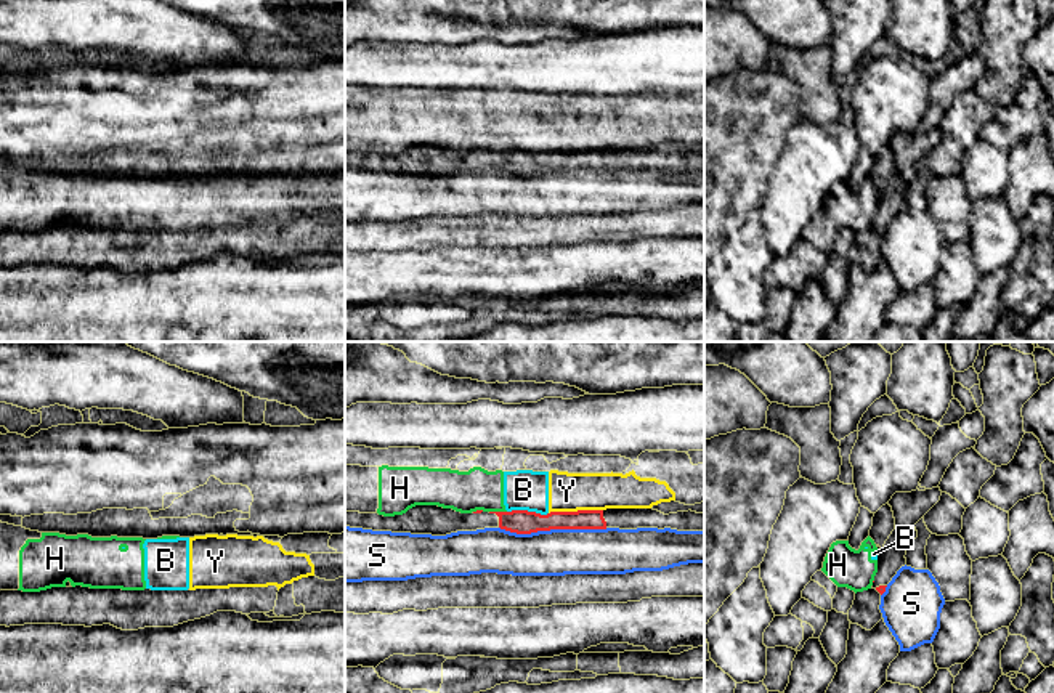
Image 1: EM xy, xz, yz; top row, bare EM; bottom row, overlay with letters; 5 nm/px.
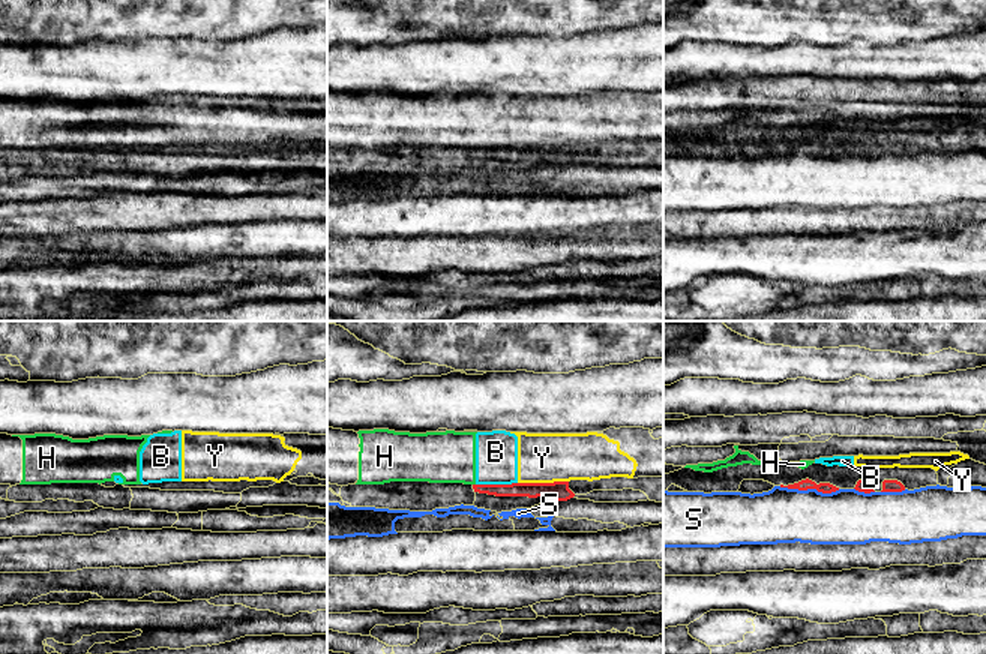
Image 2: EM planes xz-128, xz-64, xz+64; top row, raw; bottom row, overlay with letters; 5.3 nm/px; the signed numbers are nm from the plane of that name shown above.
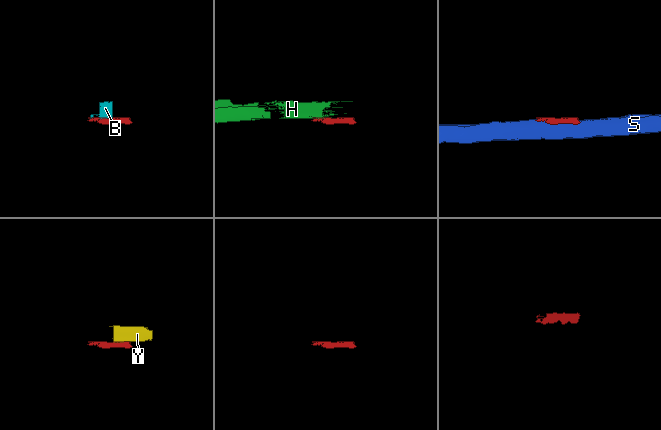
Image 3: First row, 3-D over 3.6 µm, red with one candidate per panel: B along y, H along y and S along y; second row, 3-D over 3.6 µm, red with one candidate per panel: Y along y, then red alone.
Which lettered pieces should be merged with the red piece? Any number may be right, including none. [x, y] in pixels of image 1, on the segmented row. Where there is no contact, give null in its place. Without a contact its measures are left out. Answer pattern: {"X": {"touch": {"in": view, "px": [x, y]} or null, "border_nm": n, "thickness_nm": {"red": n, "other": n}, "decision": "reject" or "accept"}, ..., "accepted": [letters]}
{"B": {"touch": {"in": "xz", "px": [526, 510]}, "border_nm": 200, "thickness_nm": {"red": 130, "other": 200}, "decision": "reject"}, "H": {"touch": {"in": "xz", "px": [498, 512]}, "border_nm": 90, "thickness_nm": {"red": 130, "other": 200}, "decision": "reject"}, "S": {"touch": {"in": "xz", "px": [554, 528]}, "border_nm": 550, "thickness_nm": {"red": 130, "other": 240}, "decision": "reject"}, "Y": {"touch": {"in": "xz", "px": [575, 512]}, "border_nm": 280, "thickness_nm": {"red": 110, "other": 190}, "decision": "reject"}, "accepted": []}

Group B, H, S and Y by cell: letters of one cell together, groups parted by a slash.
B H Y / S

